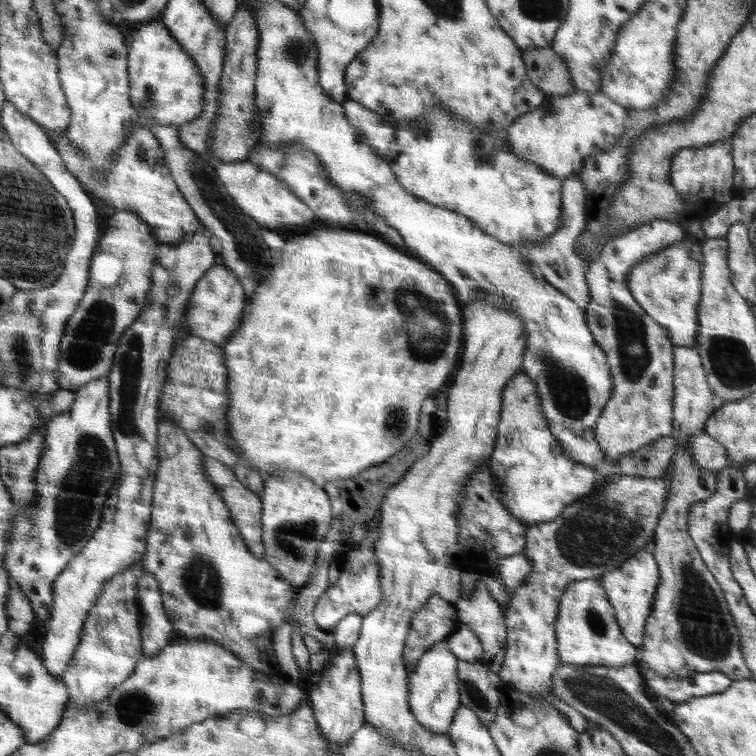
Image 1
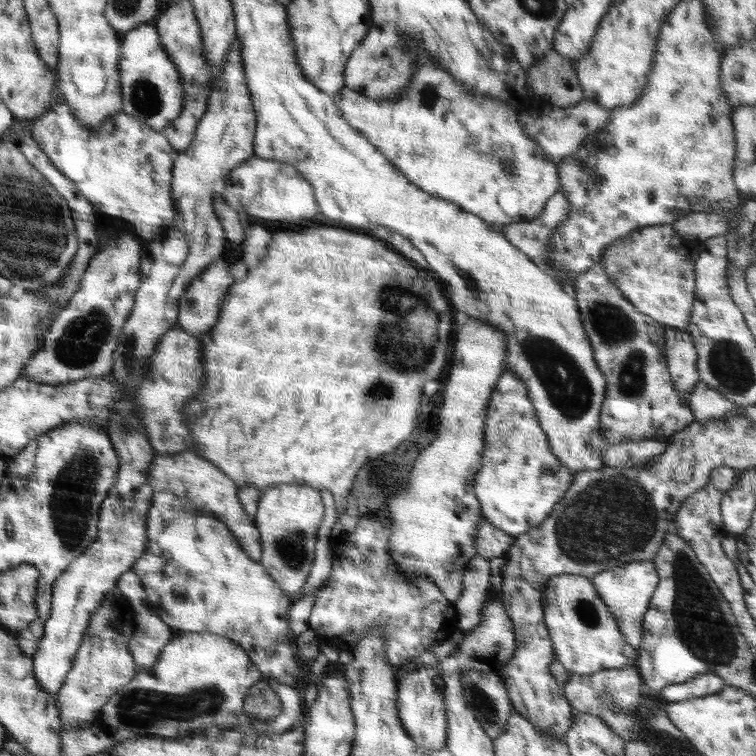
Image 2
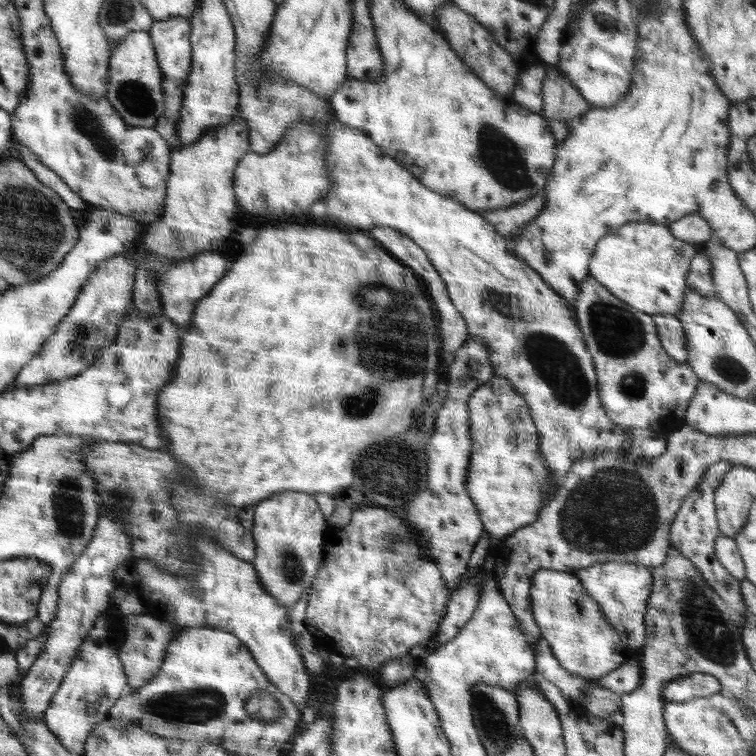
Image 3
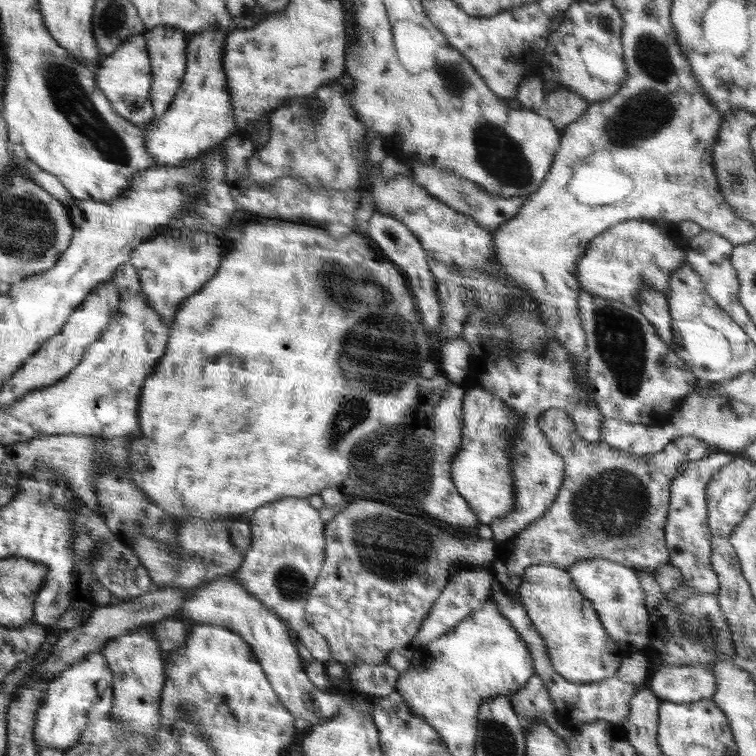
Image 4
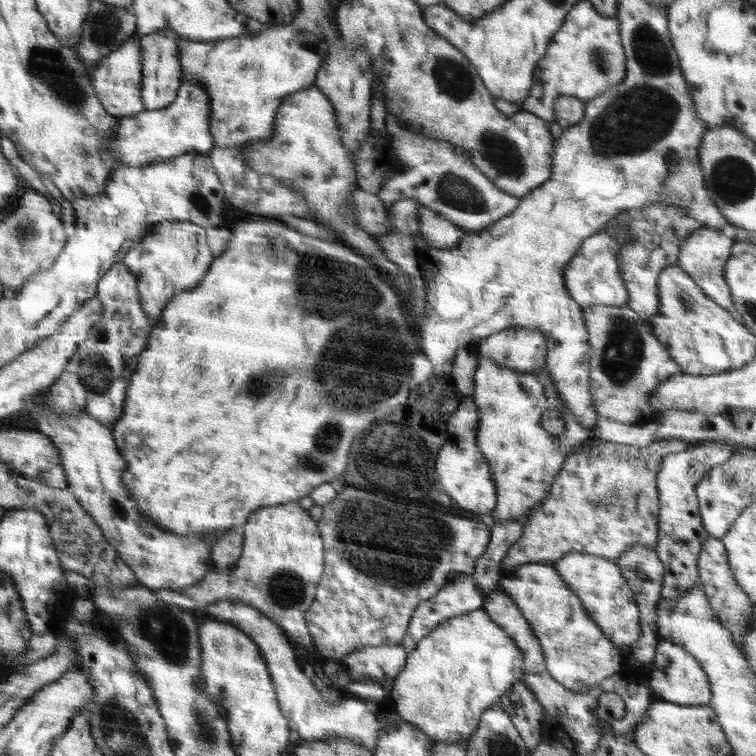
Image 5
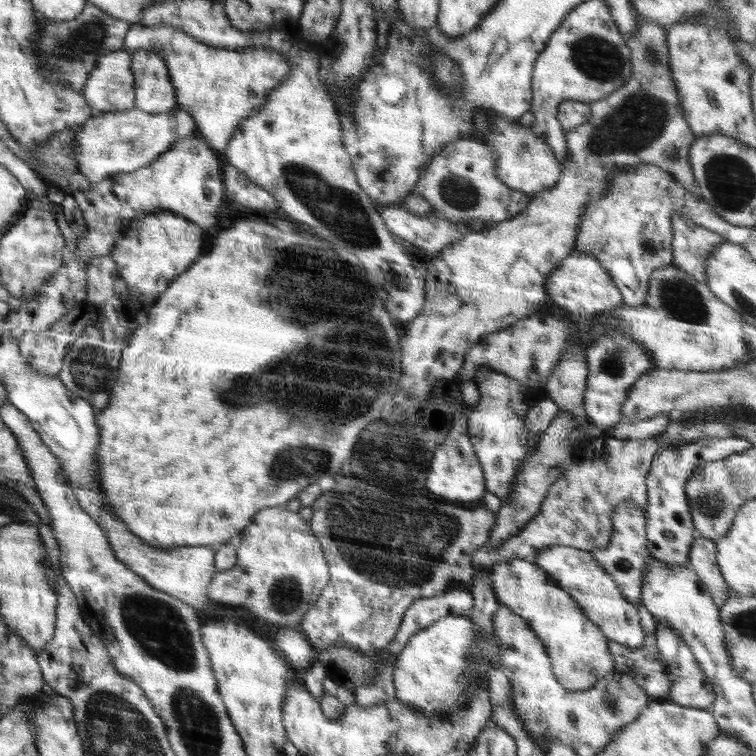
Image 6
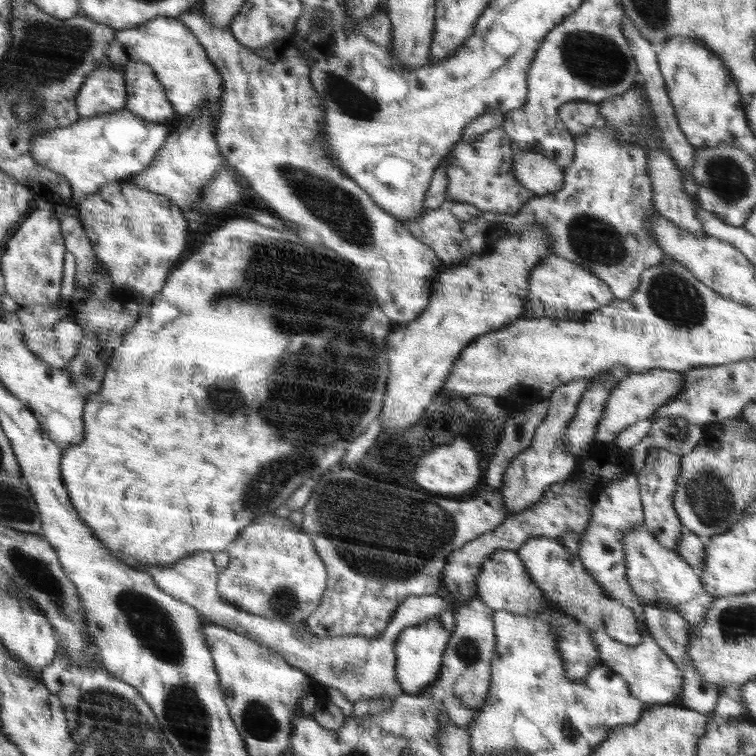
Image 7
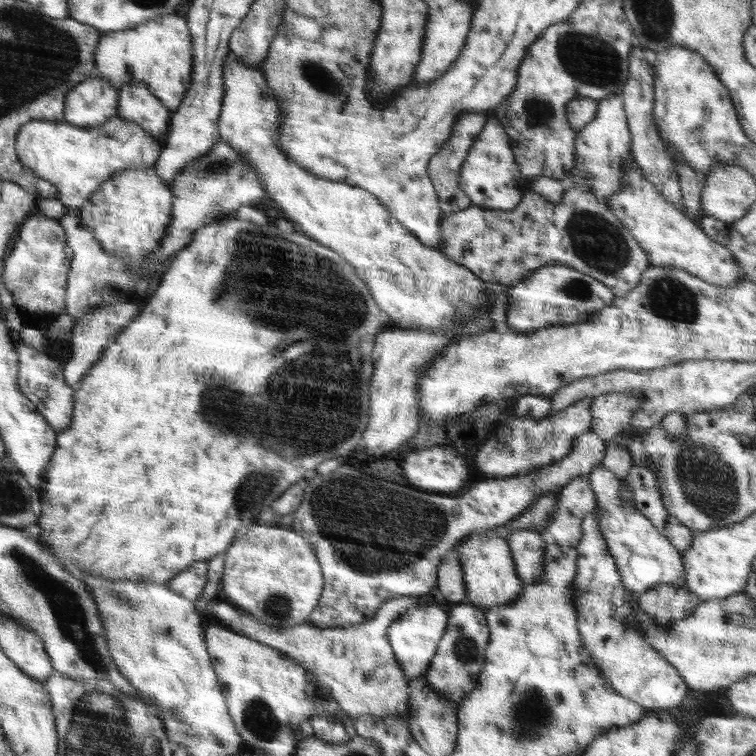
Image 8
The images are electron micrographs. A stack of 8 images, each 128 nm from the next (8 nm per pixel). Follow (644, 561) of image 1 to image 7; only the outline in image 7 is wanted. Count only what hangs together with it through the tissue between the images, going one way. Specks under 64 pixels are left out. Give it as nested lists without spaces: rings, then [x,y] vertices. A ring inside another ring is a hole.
[[[532,537],[517,550],[532,582],[537,584],[550,602],[557,604],[562,612],[573,616],[576,621],[590,630],[604,630],[606,635],[622,644],[636,645],[642,640],[640,622],[636,621],[631,608],[608,598],[600,585],[581,565],[579,555],[571,554],[568,549],[553,538]]]

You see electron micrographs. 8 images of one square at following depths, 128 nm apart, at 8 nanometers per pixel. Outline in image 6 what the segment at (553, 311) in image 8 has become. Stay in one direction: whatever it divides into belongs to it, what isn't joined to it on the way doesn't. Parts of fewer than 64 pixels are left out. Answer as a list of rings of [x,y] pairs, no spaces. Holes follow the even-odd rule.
[[[572,252],[549,273],[546,276],[547,296],[553,300],[555,306],[563,308],[568,313],[570,321],[579,325],[588,327],[591,317],[597,312],[624,304],[620,291],[612,283],[607,270],[591,254]]]

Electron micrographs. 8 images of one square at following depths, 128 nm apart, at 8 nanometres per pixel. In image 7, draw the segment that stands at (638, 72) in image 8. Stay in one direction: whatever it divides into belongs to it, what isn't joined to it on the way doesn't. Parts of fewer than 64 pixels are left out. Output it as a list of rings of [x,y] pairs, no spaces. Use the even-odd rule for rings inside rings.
[[[656,146],[648,147],[646,160],[656,212],[680,230],[693,235],[704,234],[703,226],[696,218],[693,196],[685,191],[682,177],[673,160]]]

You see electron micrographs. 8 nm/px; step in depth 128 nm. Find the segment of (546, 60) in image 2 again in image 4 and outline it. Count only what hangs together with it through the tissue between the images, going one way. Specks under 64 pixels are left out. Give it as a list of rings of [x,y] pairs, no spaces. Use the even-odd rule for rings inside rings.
[[[555,88],[551,92],[546,92],[545,100],[548,104],[548,118],[560,134],[570,123],[583,116],[584,111],[591,104],[575,92],[564,88]]]

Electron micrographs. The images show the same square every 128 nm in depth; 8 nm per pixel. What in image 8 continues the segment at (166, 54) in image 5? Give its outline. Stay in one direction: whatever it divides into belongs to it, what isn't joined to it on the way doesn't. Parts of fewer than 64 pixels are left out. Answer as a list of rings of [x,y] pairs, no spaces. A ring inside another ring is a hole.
[[[129,82],[119,89],[117,116],[140,126],[160,142],[167,138],[171,113],[149,91],[145,82]]]

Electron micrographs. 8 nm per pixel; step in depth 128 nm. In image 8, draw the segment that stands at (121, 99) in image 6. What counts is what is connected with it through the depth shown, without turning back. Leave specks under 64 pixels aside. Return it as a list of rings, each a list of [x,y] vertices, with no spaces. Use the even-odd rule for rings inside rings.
[[[91,75],[66,93],[64,122],[90,127],[104,124],[117,116],[119,89],[109,80]]]

